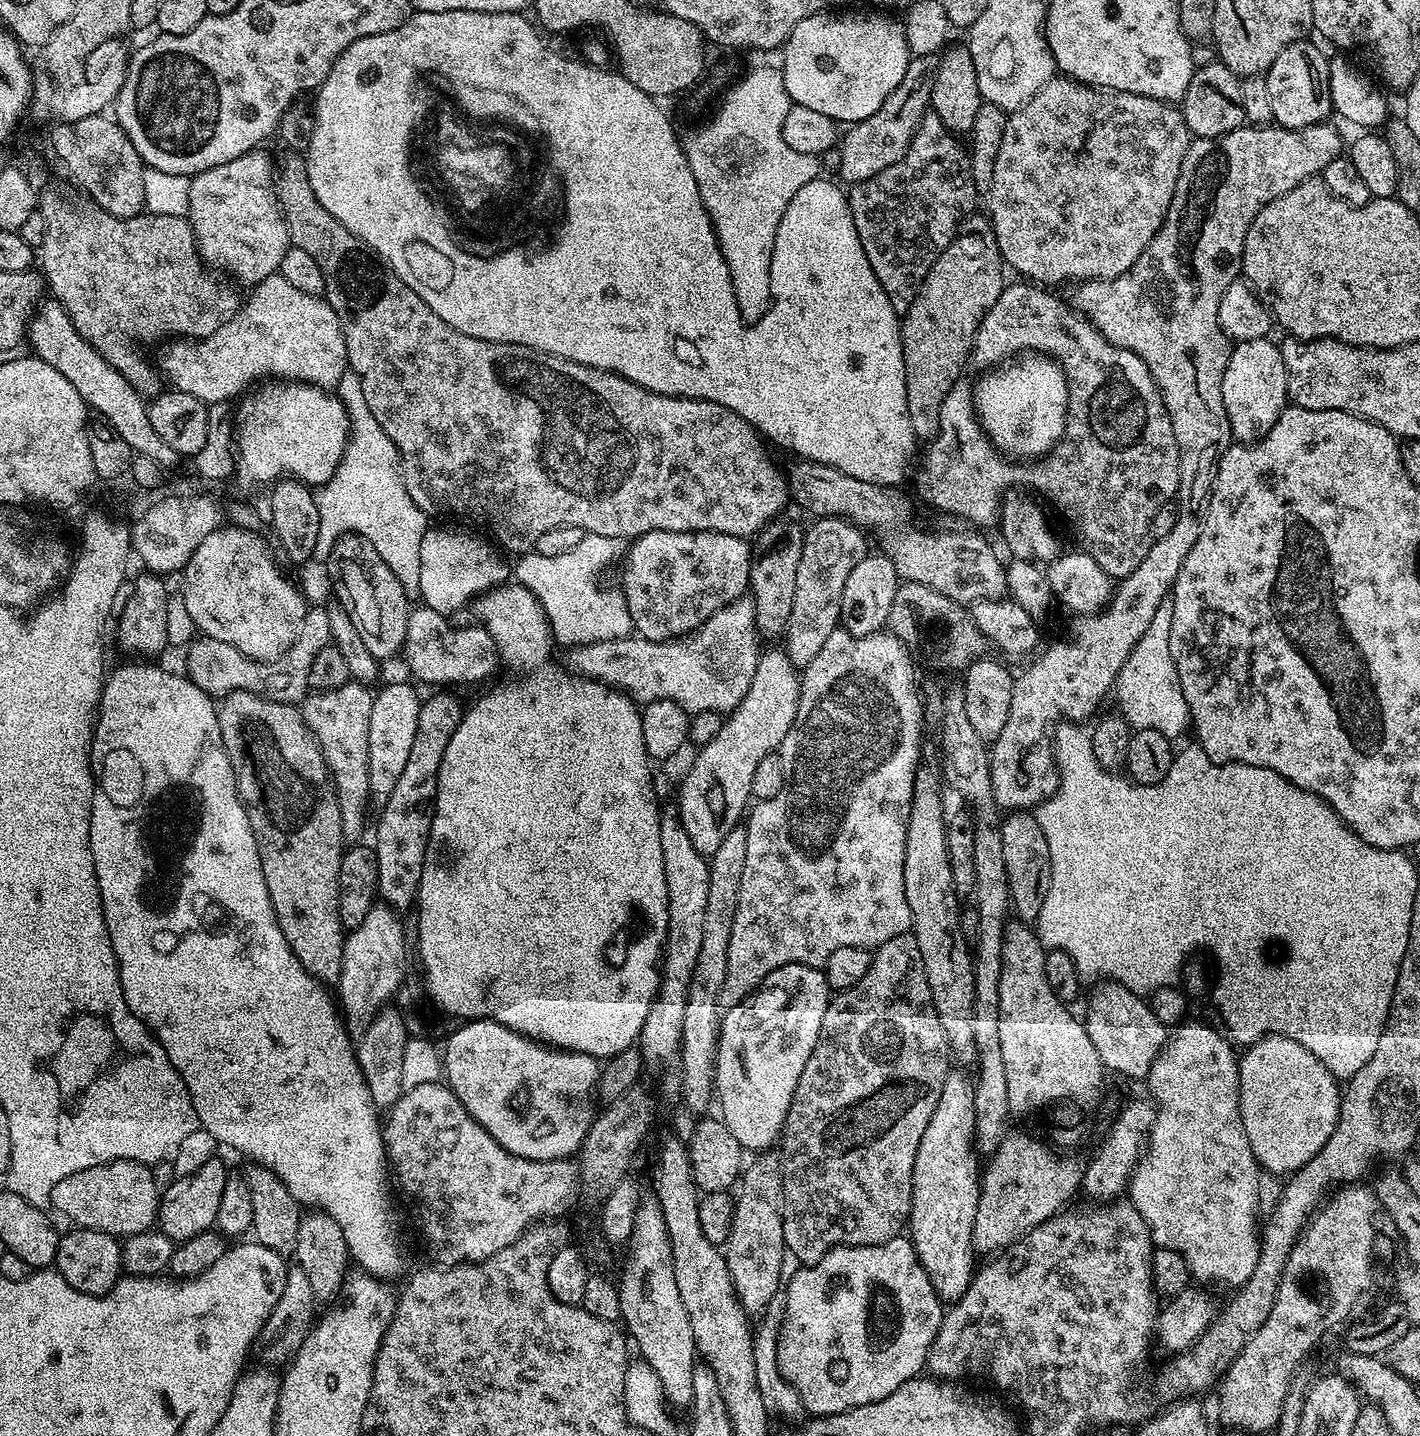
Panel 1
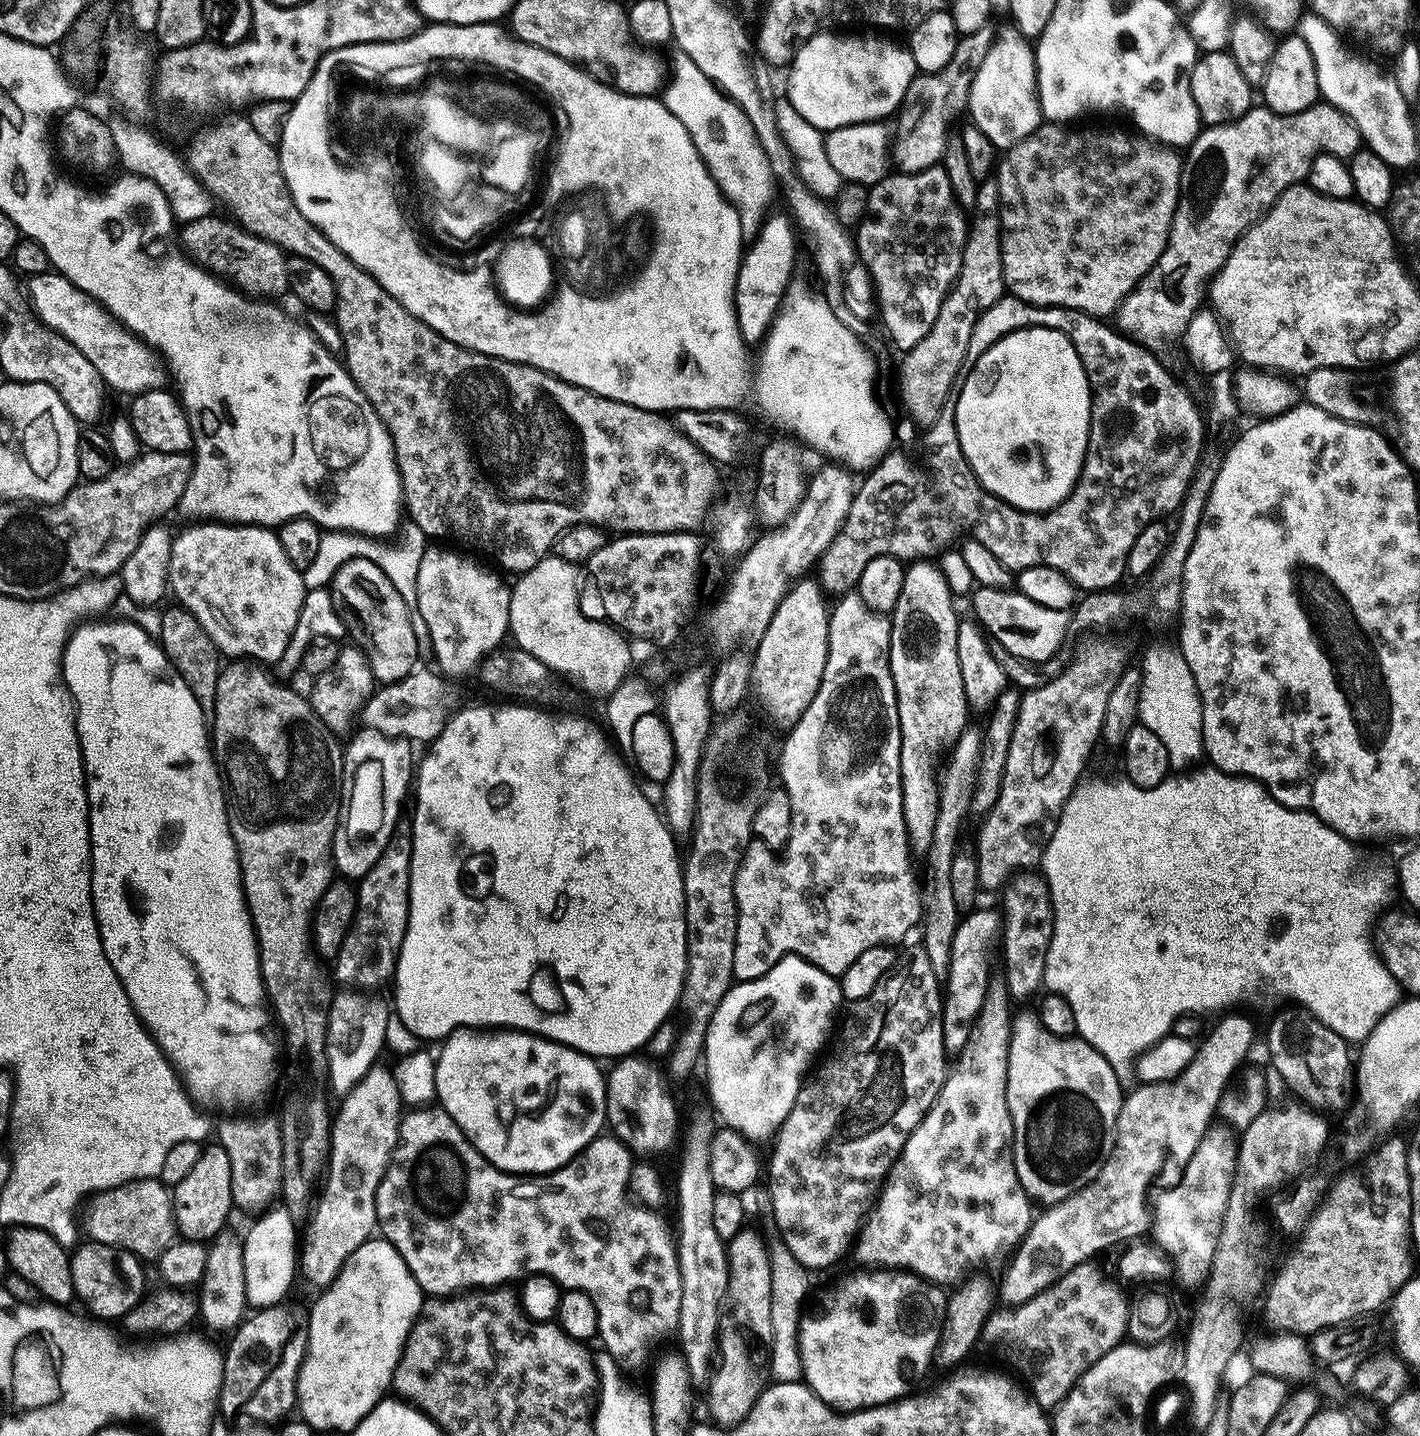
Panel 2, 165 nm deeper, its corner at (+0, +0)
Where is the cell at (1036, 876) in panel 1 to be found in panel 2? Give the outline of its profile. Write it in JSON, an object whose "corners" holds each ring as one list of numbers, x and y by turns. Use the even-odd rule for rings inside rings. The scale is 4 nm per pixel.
{"corners":[[1020,870,1007,881,1003,889,1004,910,1002,909,1002,935,1004,934,1004,964,1008,967,1009,997,1028,996,1037,987,1041,987,1046,966,1046,954,1052,937,1052,896,1048,892,1048,881,1039,871,1024,872]]}

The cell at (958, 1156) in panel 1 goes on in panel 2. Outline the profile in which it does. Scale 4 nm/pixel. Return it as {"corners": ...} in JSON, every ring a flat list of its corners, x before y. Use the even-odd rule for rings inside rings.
{"corners":[[982,908,975,909,957,923,954,945,951,946,951,962,948,974,944,978,942,996,942,1042,945,1053,949,1057,959,1057,961,1050,970,1038,970,1030,980,1013,990,979,985,950,988,946,988,938,992,937,995,931,997,933,999,928,999,913,992,910,982,910]]}

